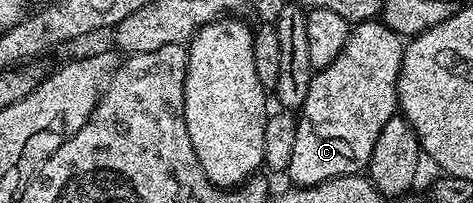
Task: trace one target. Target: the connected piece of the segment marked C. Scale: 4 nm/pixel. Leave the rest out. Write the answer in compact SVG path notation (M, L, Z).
M372 20L352 25L349 40L333 64L324 70L312 73L309 92L301 108L301 118L295 128L293 160L289 160L286 177L292 178L295 186L316 186L330 178L340 178L346 174L359 174L366 171L373 156L373 144L381 136L381 128L396 117L399 104L399 69L403 59L405 42L400 35L391 31L382 20Z

